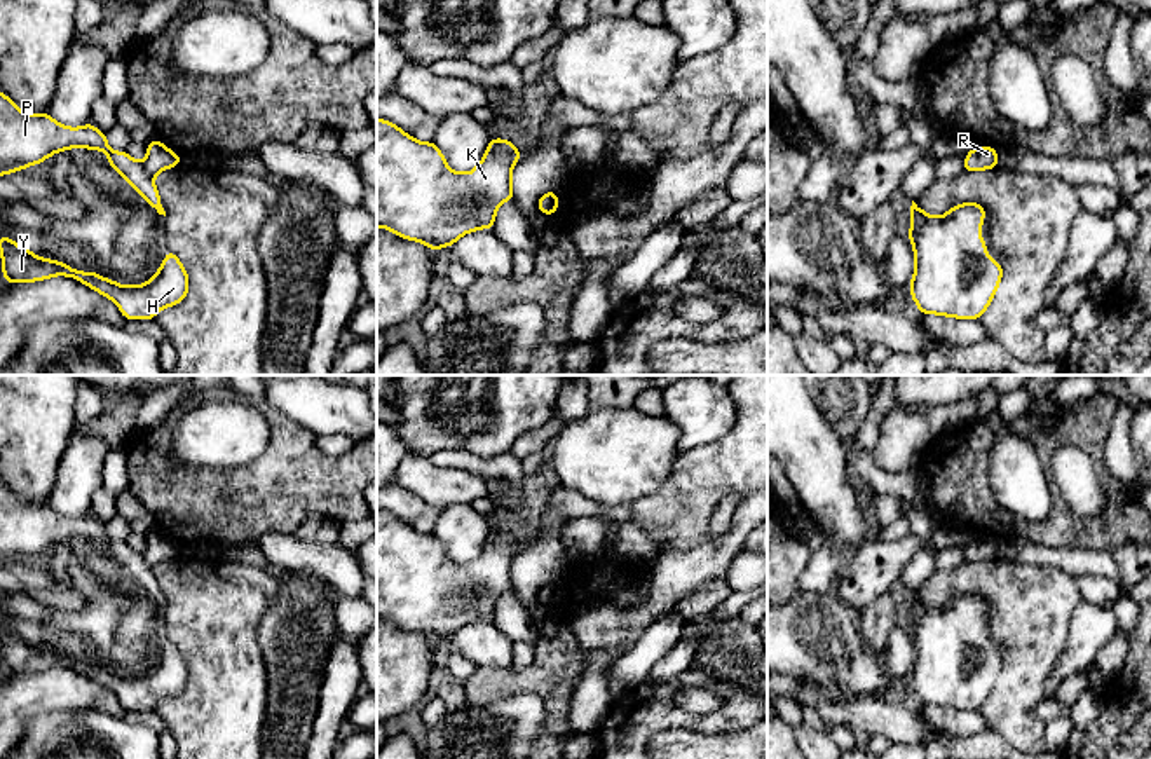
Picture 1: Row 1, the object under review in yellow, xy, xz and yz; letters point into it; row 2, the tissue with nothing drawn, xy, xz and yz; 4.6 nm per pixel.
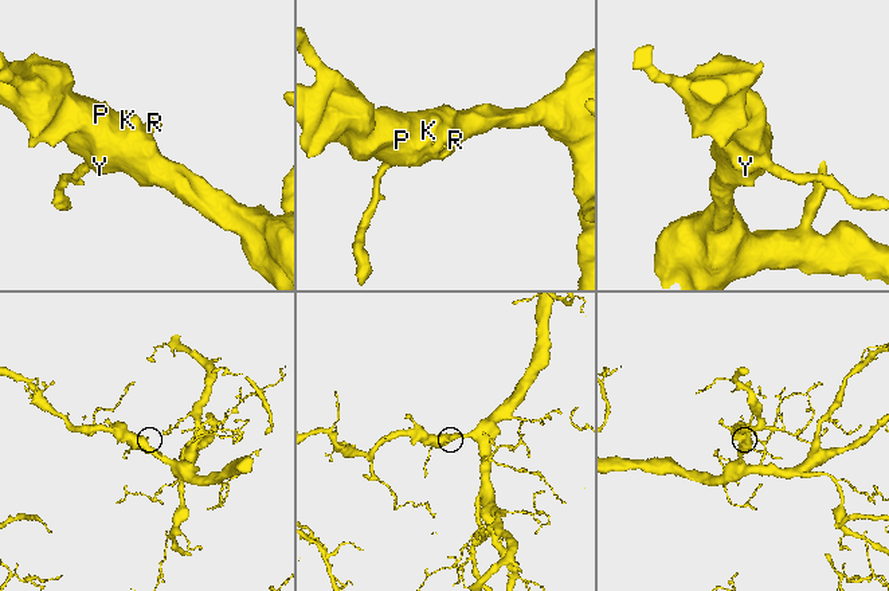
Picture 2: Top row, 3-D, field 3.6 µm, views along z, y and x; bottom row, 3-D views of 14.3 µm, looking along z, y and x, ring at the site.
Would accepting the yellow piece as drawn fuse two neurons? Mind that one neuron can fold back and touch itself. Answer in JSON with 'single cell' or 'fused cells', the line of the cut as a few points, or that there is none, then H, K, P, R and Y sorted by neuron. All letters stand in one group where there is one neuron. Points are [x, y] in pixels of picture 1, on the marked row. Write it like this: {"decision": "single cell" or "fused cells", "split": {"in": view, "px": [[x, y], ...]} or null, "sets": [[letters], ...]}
{"decision": "single cell", "split": null, "sets": [["H", "K", "P", "R", "Y"]]}

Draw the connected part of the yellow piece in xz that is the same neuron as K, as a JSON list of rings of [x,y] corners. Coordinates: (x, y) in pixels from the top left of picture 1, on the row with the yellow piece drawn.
[[[377,119],[377,227],[438,251],[464,234],[494,229],[497,208],[513,199],[511,171],[520,150],[494,138],[471,173],[453,173],[434,141],[422,143],[389,120]]]

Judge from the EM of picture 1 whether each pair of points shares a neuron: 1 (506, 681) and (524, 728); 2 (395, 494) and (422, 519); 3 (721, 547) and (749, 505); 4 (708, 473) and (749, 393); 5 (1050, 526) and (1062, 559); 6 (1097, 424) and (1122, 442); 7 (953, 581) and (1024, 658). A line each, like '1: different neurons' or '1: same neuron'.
1: different neurons
2: same neuron
3: same neuron
4: same neuron
5: different neurons
6: different neurons
7: same neuron

